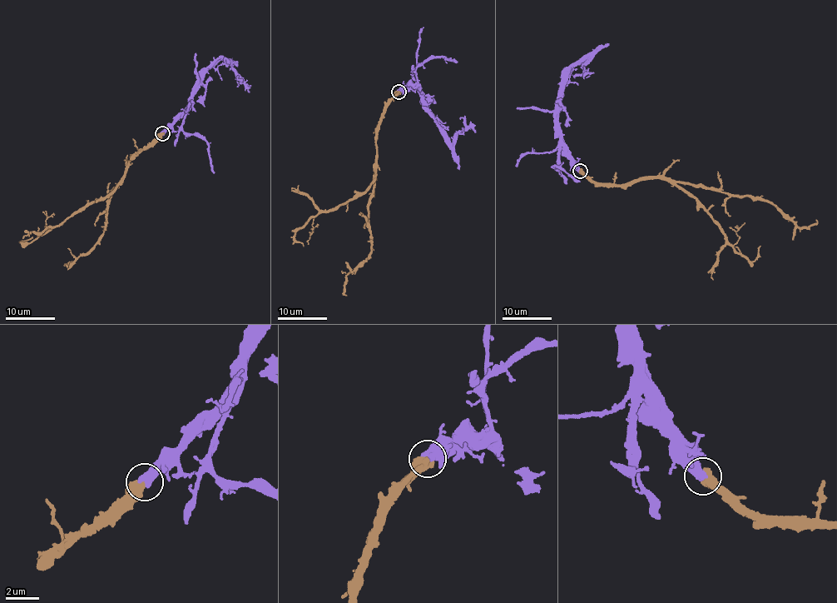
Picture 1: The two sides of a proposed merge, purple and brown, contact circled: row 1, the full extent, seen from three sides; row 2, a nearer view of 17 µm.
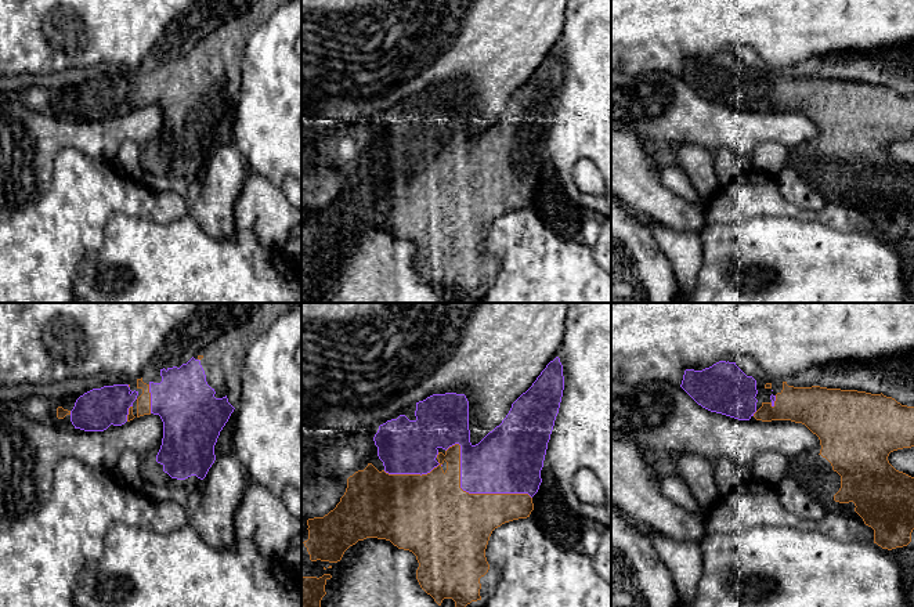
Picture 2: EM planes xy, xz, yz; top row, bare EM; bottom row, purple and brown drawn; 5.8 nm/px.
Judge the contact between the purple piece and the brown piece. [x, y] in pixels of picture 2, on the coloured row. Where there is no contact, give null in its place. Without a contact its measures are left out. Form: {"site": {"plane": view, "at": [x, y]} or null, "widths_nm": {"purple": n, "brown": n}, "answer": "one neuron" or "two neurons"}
{"site": {"plane": "xz", "at": [469, 492]}, "widths_nm": {"purple": 360, "brown": 480}, "answer": "one neuron"}

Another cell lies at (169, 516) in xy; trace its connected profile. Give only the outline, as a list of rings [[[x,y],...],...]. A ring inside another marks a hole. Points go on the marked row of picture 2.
[[[173,501],[155,503],[155,517],[151,528],[159,534],[167,534],[188,523],[185,509]]]

